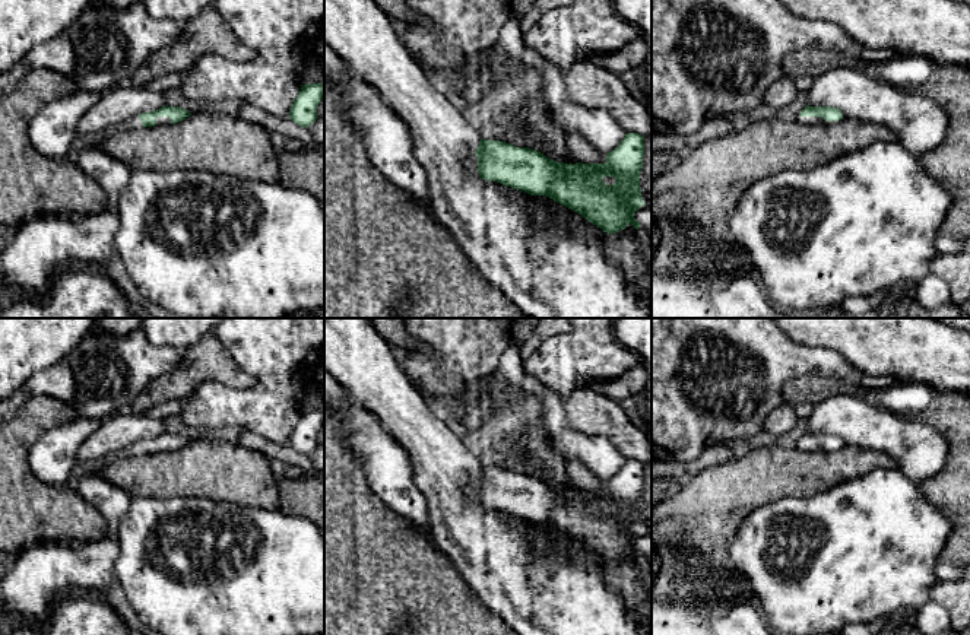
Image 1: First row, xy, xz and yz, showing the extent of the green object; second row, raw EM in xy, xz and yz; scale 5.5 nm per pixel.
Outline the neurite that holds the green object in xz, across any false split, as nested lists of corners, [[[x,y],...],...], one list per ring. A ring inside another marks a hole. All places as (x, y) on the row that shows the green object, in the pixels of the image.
[[[627,133],[605,163],[557,162],[539,150],[485,139],[475,155],[482,180],[546,196],[606,234],[619,232],[628,223],[635,229],[641,225],[634,218],[646,206],[640,188],[644,137],[638,133]]]

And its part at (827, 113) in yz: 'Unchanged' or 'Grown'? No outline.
Grown

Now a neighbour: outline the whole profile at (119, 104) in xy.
[[[115,86],[104,92],[101,99],[79,120],[77,137],[99,133],[107,127],[162,107],[164,93],[150,92],[142,86]]]

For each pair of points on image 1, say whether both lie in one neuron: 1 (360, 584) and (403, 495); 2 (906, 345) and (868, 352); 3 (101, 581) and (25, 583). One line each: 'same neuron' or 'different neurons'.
1: different neurons
2: same neuron
3: same neuron

